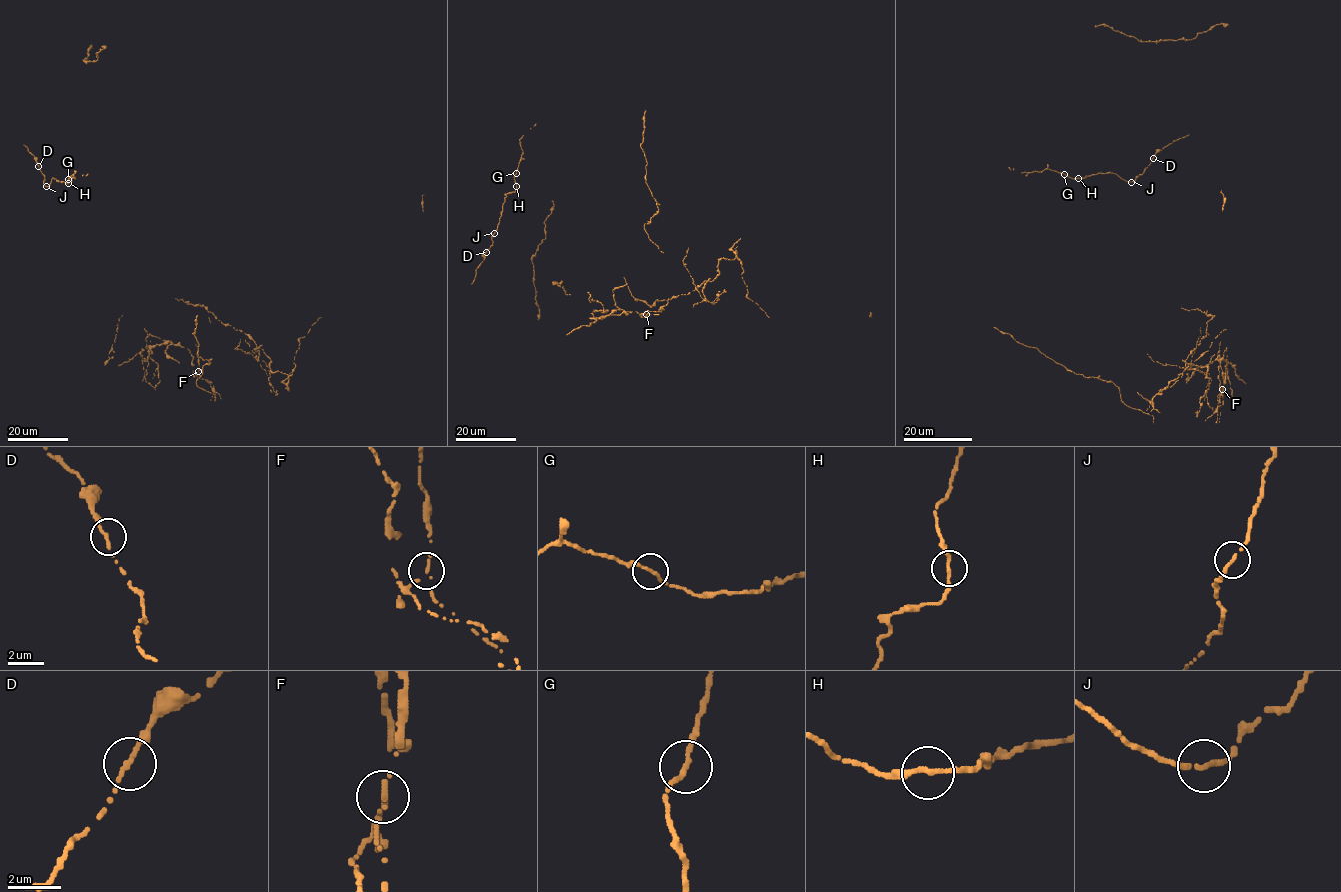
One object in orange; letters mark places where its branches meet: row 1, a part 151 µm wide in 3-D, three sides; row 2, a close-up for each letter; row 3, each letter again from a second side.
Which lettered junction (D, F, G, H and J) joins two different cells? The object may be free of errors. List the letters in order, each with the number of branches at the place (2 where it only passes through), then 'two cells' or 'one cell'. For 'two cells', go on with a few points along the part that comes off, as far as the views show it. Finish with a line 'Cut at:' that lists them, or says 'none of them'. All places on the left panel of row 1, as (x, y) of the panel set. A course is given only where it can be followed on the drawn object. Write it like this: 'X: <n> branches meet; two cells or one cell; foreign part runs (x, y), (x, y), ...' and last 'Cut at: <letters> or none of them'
D: 2 branches meet; one cell
F: 2 branches meet; two cells
G: 2 branches meet; one cell
H: 2 branches meet; one cell
J: 2 branches meet; one cell
Cut at: F

